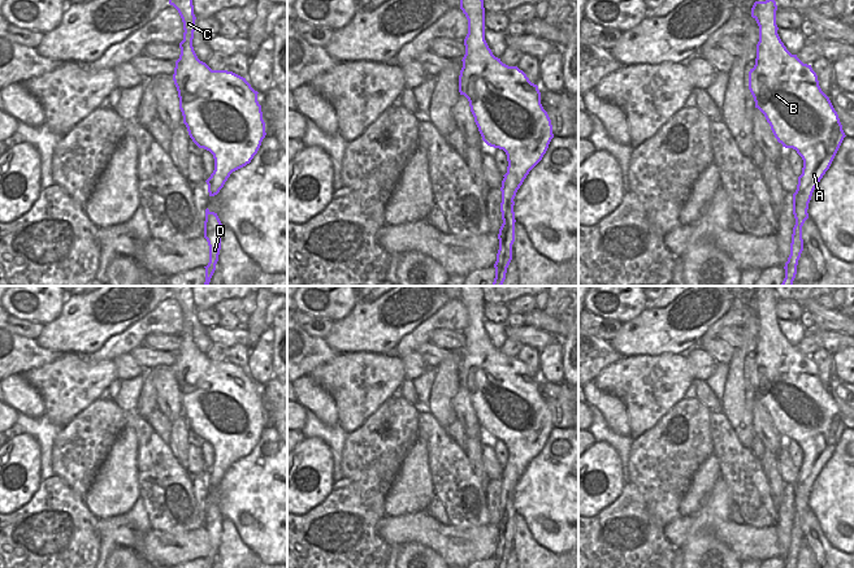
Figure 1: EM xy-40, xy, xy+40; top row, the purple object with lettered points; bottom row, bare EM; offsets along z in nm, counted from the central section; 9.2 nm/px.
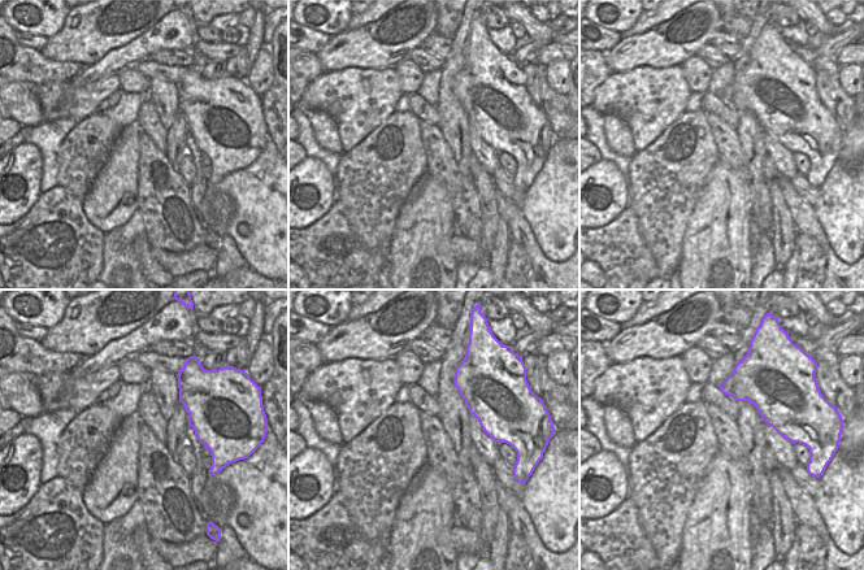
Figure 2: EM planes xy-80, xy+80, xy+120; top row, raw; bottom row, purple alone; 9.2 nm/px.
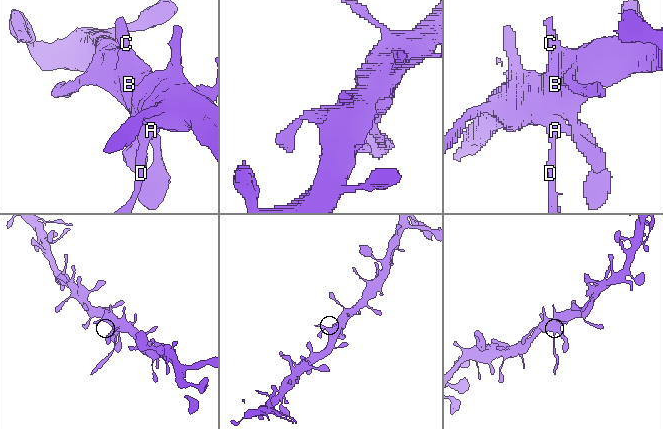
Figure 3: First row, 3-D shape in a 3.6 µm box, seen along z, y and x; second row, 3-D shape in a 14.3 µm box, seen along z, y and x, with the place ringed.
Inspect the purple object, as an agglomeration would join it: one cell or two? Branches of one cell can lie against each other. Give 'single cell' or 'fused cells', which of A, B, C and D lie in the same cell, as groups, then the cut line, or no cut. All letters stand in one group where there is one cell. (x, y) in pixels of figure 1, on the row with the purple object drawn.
fused cells; A B C / D; cut in xy+40 along (803, 199), (797, 202), (797, 213), (794, 216)

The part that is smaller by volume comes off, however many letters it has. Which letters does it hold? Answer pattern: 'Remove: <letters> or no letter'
Remove: D

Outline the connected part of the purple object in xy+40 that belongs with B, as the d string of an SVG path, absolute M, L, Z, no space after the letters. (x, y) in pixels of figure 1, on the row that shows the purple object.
M775 0L755 1L751 8L751 17L759 26L759 42L755 65L749 71L749 90L755 108L764 114L777 142L785 148L796 149L803 160L802 174L798 177L797 190L793 194L793 214L796 216L797 201L810 203L815 187L829 169L846 135L811 65L803 64L797 55L792 55L781 42L777 34L776 10Z

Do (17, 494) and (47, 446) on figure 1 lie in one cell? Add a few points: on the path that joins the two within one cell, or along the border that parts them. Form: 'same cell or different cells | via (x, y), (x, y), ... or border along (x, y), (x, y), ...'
different cells | border along (21, 433), (29, 433), (38, 442), (42, 480)

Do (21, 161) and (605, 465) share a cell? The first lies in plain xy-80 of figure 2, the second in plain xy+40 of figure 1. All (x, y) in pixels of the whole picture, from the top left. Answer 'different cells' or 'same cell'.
same cell

